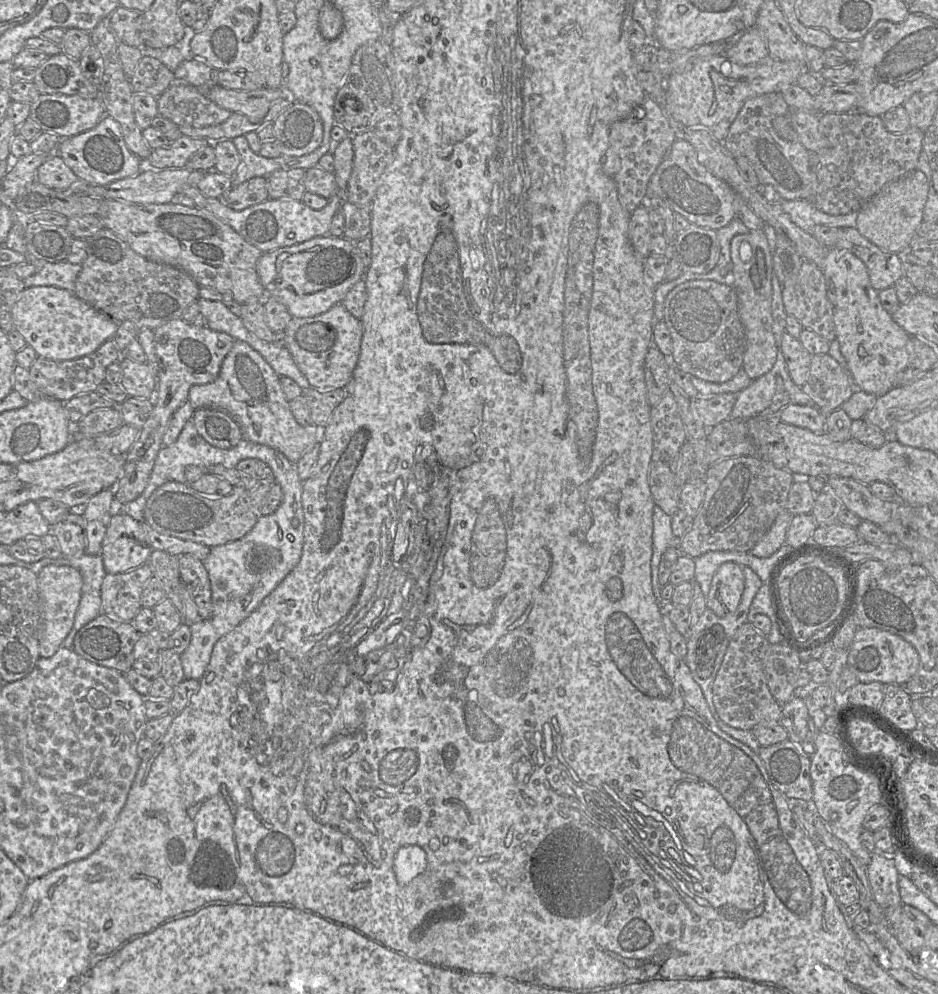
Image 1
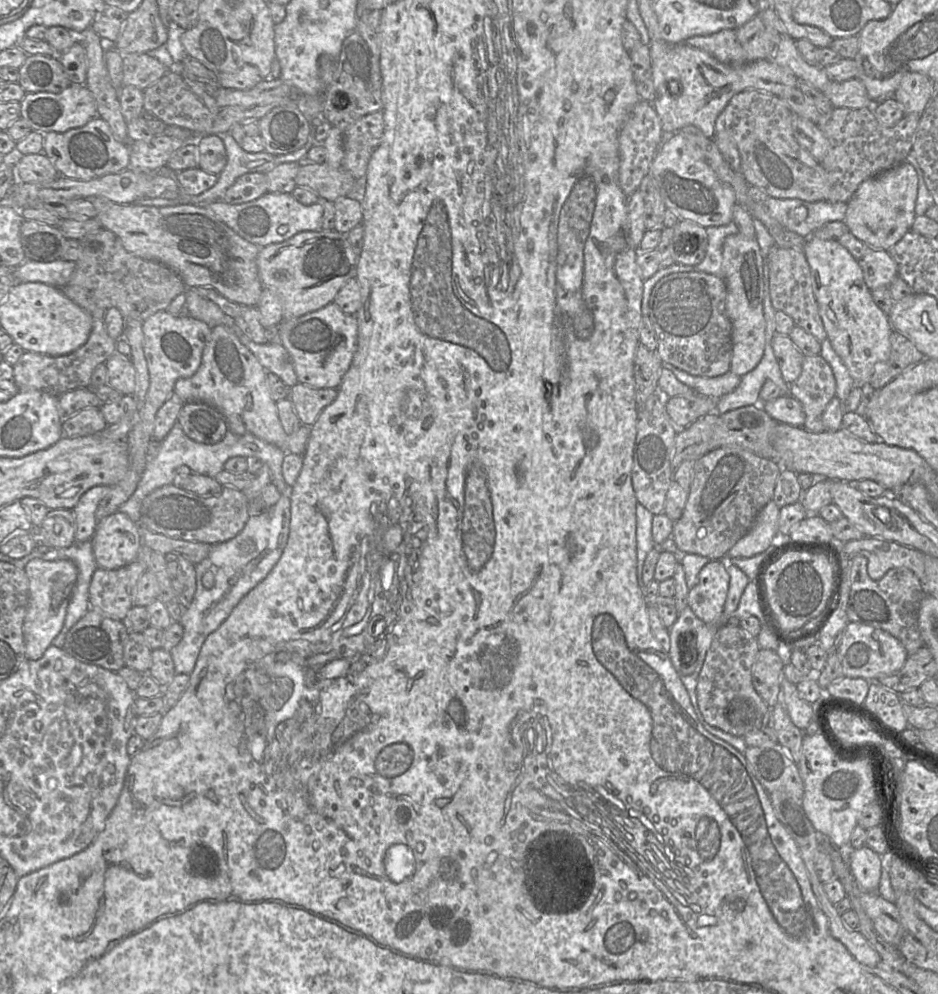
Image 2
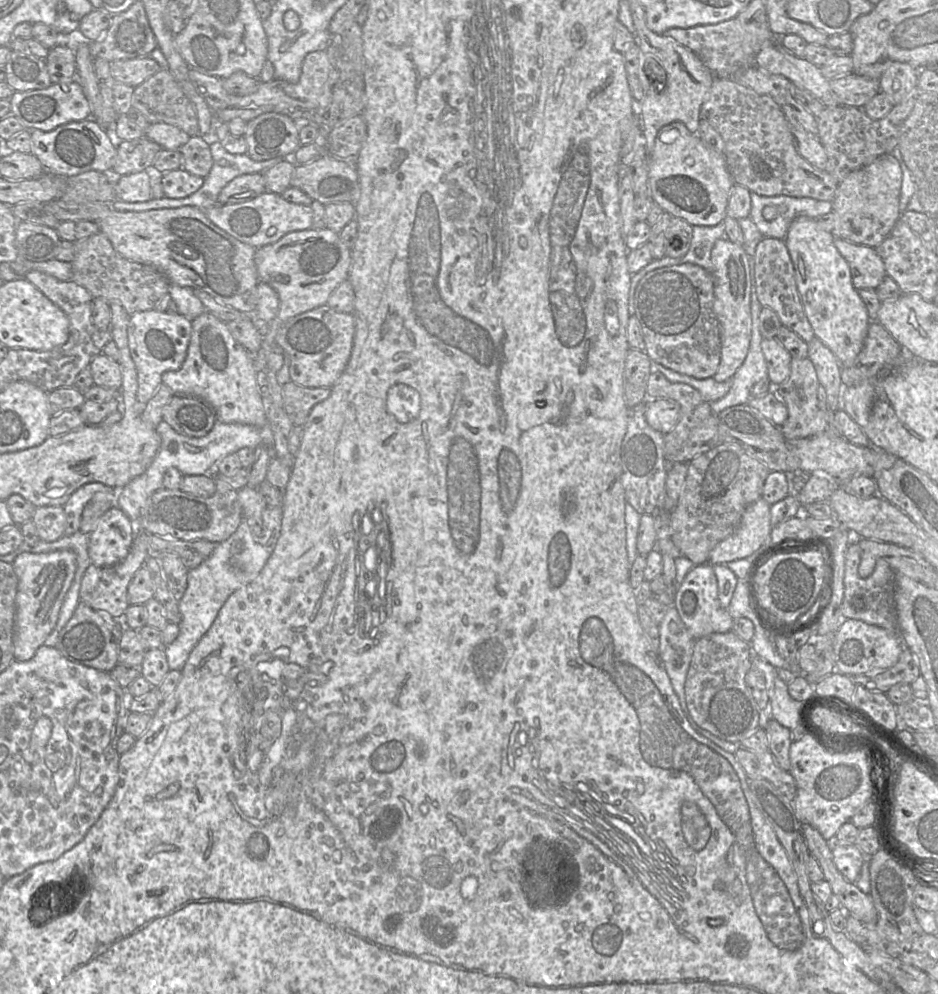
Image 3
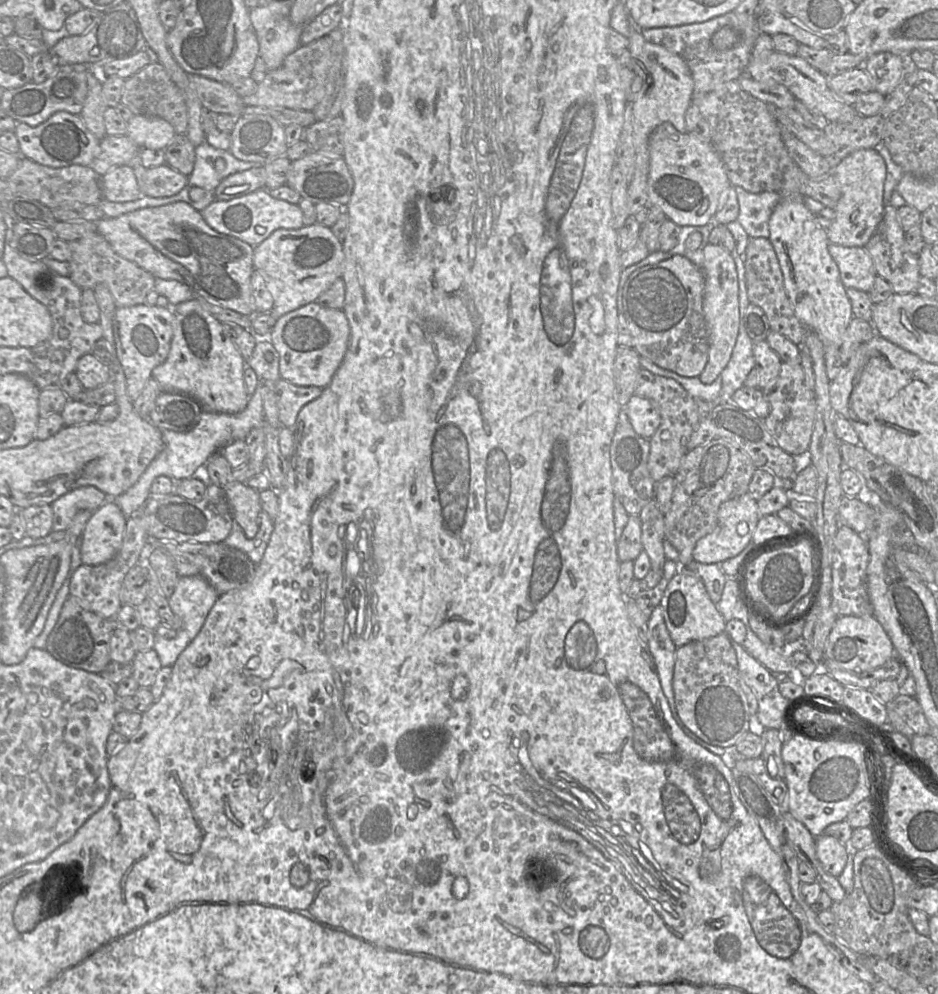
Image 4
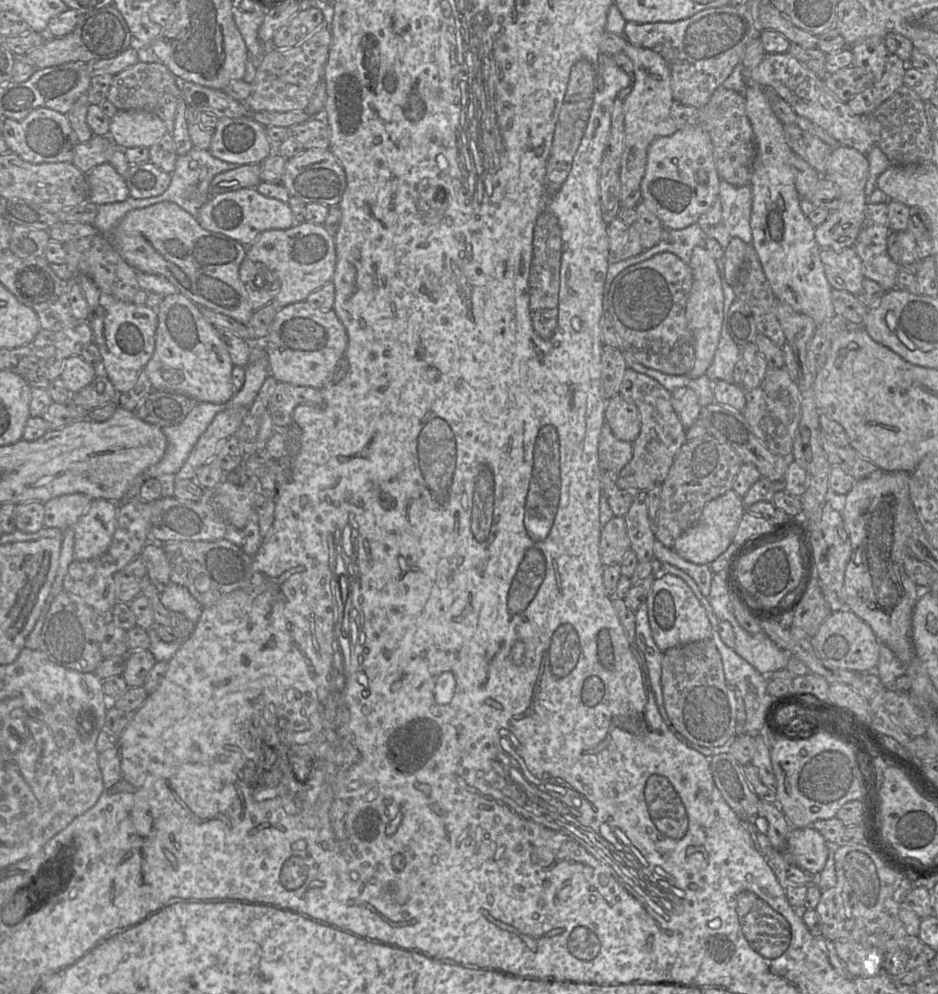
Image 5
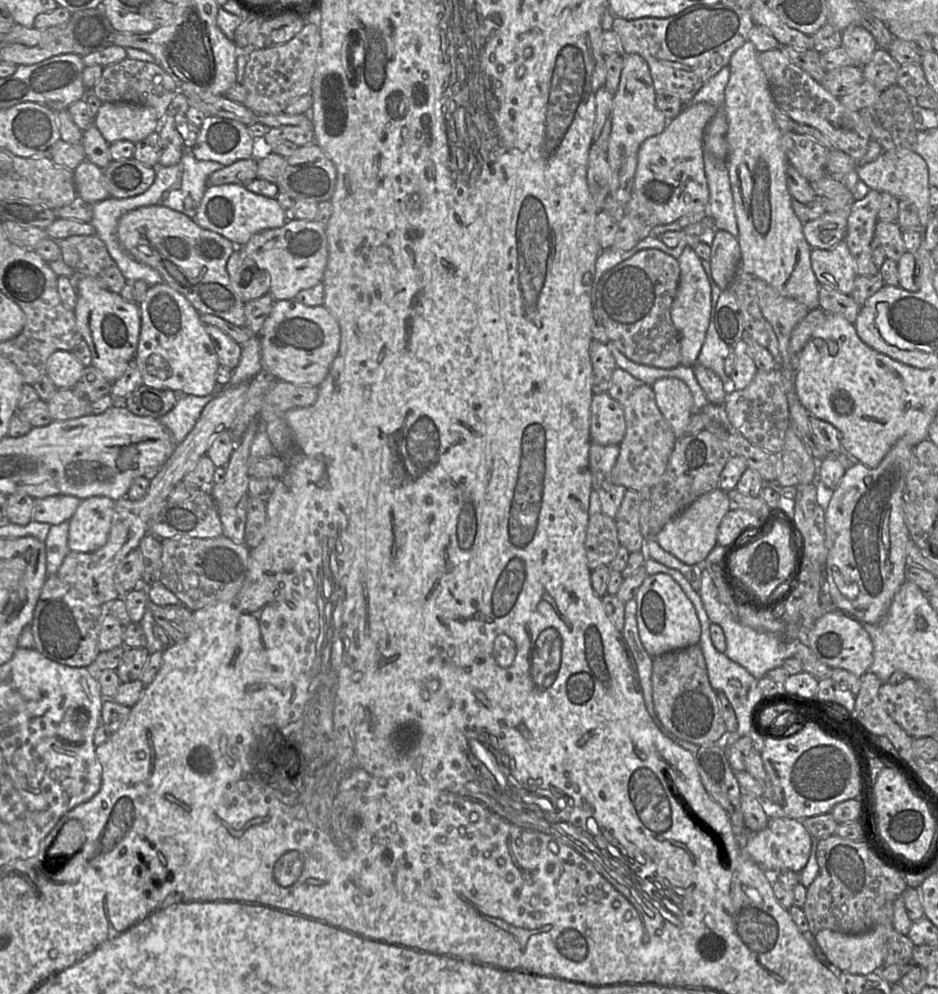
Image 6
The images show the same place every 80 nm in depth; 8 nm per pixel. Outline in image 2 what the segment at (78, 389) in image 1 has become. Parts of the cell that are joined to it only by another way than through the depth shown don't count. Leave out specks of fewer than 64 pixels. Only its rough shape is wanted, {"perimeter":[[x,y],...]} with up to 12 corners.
{"perimeter":[[81,287],[57,288],[92,317],[90,335],[70,354],[25,351],[13,364],[20,390],[59,396],[89,388],[115,353],[105,310]]}

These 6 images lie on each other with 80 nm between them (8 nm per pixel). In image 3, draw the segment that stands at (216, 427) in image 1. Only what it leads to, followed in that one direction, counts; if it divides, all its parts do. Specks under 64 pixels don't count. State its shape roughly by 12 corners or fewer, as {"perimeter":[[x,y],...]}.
{"perimeter":[[175,394],[162,420],[199,438],[218,417],[204,400]]}

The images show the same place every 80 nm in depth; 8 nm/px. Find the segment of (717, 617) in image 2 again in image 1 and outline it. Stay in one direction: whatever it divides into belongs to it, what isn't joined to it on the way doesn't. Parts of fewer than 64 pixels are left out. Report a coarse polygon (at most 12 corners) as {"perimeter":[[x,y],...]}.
{"perimeter":[[725,562],[715,572],[706,603],[719,617],[739,607],[742,567]]}

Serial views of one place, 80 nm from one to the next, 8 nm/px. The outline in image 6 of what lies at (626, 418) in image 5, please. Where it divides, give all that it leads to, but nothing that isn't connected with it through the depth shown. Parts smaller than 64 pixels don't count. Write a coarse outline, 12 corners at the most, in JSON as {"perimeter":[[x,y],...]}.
{"perimeter":[[608,393],[591,403],[591,442],[619,445],[623,408]]}

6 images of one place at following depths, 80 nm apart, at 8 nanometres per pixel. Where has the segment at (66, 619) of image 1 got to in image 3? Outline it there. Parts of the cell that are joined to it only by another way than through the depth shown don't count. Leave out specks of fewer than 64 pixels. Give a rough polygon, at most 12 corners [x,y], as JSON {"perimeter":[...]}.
{"perimeter":[[71,550],[21,552],[13,654],[28,661],[75,577]]}

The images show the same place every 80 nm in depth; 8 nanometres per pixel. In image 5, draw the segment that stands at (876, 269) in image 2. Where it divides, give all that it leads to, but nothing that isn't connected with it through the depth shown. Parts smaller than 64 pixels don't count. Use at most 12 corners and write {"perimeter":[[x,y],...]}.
{"perimeter":[[853,247],[821,250],[833,289],[858,295],[862,260]]}

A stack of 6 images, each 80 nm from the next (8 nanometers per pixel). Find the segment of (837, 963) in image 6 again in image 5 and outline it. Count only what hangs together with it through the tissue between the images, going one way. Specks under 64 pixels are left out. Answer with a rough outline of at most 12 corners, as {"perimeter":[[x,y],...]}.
{"perimeter":[[851,940],[833,941],[852,977],[881,973],[882,952]]}

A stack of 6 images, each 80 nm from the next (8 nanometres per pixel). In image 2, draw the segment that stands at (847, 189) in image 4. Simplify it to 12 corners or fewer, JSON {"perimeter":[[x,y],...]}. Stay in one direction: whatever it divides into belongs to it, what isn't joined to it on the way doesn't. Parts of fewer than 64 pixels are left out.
{"perimeter":[[905,161],[865,180],[847,229],[888,250],[911,230],[919,177]]}

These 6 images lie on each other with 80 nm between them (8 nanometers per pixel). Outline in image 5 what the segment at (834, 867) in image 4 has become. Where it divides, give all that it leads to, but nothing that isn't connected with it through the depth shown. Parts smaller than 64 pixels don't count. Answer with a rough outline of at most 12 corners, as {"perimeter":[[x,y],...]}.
{"perimeter":[[792,828],[784,853],[811,875],[830,845],[814,828]]}

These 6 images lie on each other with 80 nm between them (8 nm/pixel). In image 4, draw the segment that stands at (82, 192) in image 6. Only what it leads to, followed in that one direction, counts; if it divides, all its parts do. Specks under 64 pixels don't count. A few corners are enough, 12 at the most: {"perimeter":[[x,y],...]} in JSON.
{"perimeter":[[117,166],[101,176],[110,202],[140,199],[135,170]]}

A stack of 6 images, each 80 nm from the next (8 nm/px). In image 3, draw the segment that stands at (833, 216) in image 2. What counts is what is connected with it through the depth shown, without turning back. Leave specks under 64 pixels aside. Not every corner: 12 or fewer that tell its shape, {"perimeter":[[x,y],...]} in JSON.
{"perimeter":[[751,193],[748,218],[785,239],[795,218],[819,219],[827,201]]}

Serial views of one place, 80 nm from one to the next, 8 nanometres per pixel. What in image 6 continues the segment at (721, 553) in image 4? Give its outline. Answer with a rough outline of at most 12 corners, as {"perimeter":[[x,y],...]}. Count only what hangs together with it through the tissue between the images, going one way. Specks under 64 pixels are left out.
{"perimeter":[[719,488],[698,497],[654,536],[688,565],[704,562],[731,510]]}

